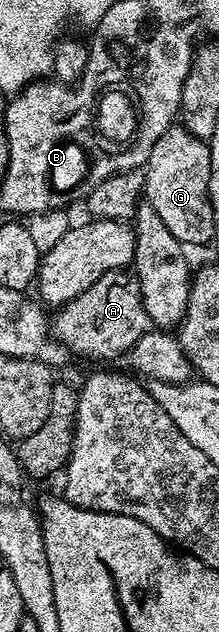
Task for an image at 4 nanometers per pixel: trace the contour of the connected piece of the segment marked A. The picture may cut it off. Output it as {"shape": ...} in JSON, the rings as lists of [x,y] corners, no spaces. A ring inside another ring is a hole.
{"shape":[[[133,271],[109,272],[101,276],[84,294],[72,302],[61,305],[52,316],[52,336],[63,344],[75,357],[87,356],[90,360],[114,360],[131,351],[138,339],[152,325],[148,310],[144,308],[144,298],[140,292],[140,282]]]}

